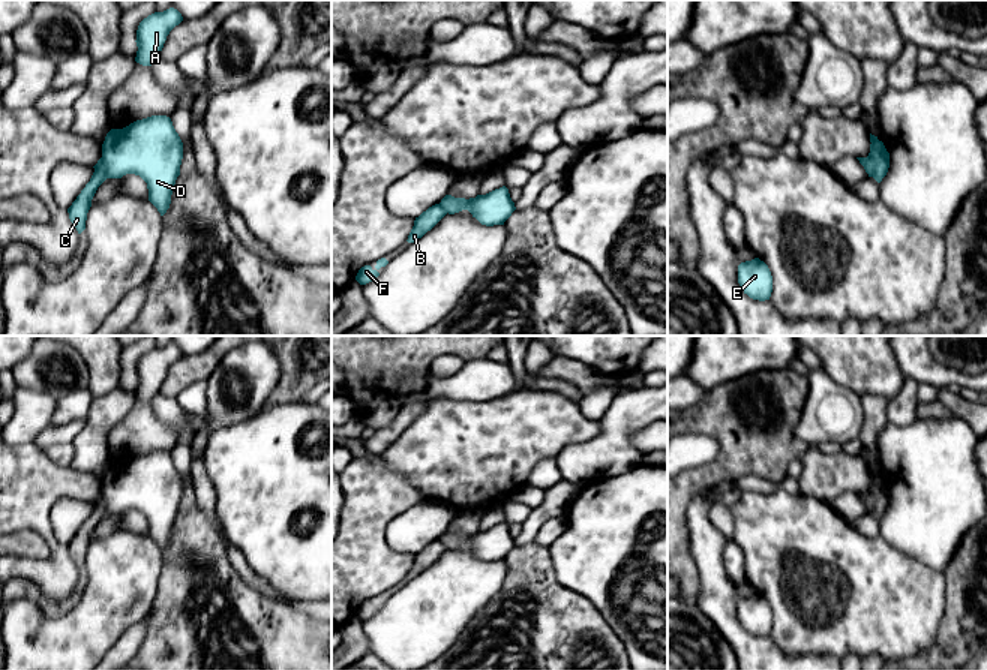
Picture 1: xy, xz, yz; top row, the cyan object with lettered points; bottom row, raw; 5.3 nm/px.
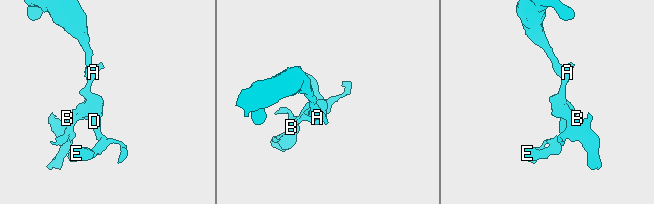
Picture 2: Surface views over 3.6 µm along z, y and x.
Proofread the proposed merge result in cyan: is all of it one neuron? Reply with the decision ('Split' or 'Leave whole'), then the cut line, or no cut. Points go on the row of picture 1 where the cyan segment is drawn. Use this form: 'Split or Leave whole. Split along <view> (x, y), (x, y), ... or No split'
Split. Split along yz (884, 147), (876, 171), (872, 176)

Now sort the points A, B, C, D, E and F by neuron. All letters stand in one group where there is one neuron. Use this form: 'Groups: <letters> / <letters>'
Groups: A D E / B C F

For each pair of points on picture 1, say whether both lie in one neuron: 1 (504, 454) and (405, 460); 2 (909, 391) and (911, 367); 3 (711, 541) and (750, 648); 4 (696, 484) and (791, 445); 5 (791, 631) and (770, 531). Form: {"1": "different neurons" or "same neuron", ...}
{"1": "same neuron", "2": "different neurons", "3": "same neuron", "4": "same neuron", "5": "same neuron"}

